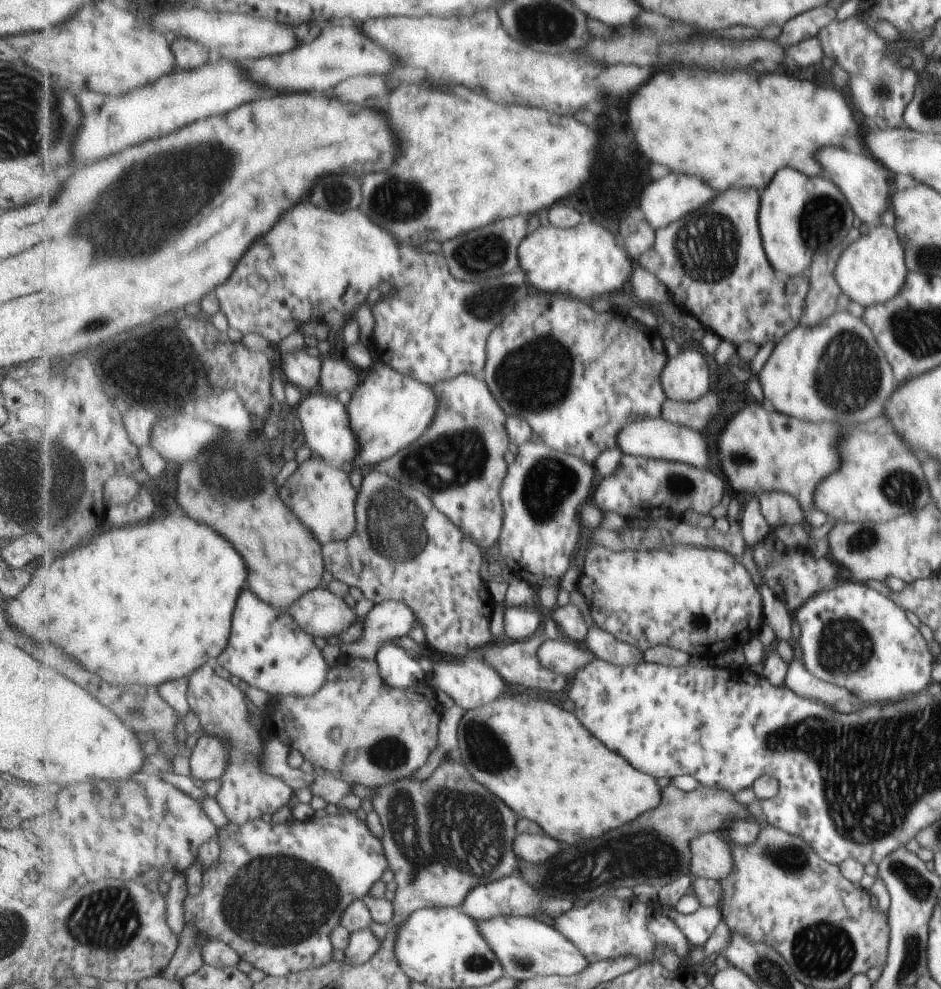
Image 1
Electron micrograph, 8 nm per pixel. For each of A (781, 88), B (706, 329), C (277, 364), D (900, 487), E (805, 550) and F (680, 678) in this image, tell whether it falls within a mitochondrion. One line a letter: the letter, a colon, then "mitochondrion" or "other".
A: other
B: other
C: other
D: mitochondrion
E: other
F: other

